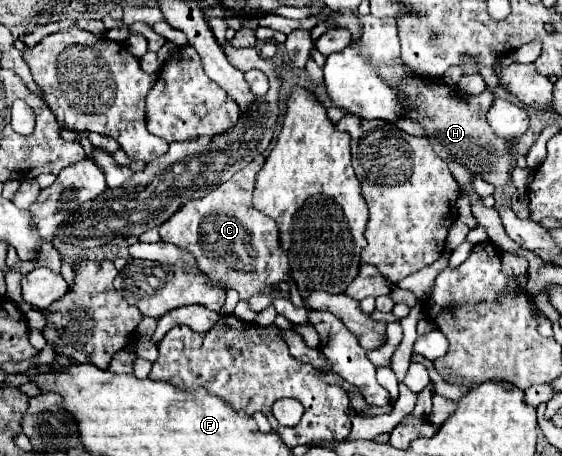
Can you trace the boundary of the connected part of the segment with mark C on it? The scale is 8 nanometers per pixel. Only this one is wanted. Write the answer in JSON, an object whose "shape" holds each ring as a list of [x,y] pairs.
{"shape":[[[259,156],[243,170],[235,172],[231,180],[211,190],[203,200],[185,202],[183,208],[159,228],[159,234],[163,242],[187,248],[187,252],[199,260],[199,268],[203,268],[207,276],[223,280],[223,284],[237,290],[243,300],[259,294],[265,286],[287,282],[291,286],[291,302],[303,306],[301,294],[295,284],[291,284],[287,254],[279,246],[279,232],[269,228],[269,218],[257,212],[251,204],[255,176],[263,162],[265,158]]]}

